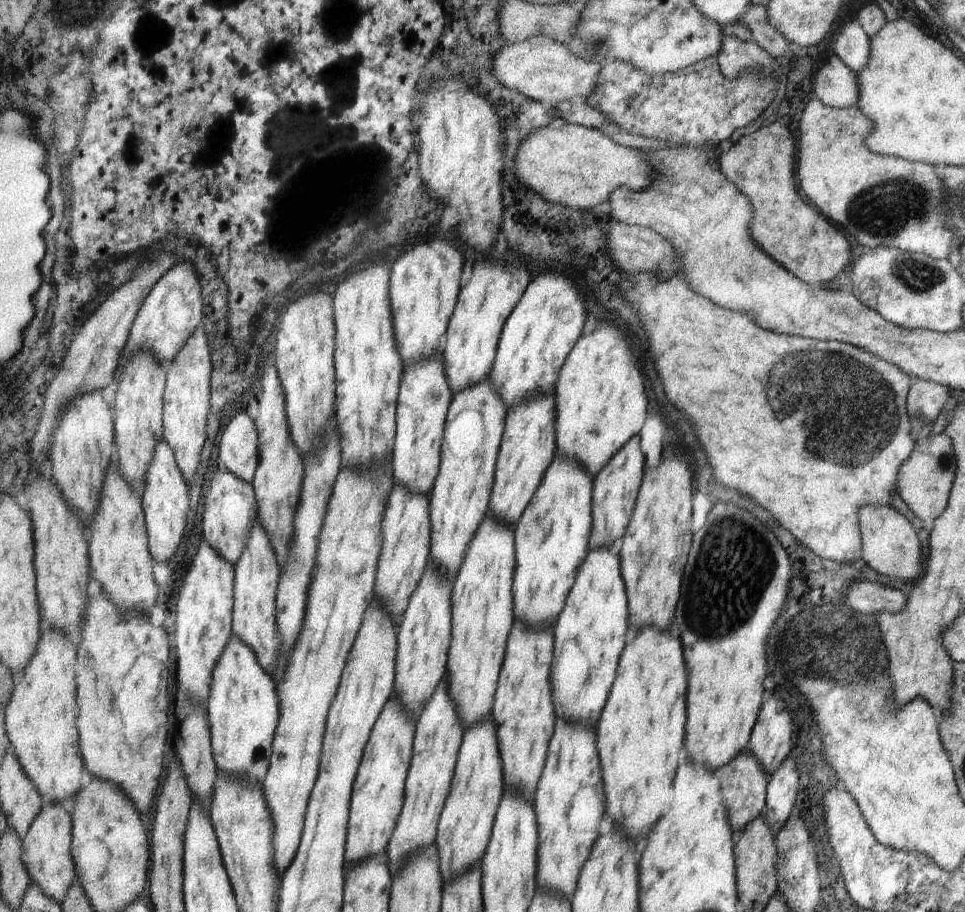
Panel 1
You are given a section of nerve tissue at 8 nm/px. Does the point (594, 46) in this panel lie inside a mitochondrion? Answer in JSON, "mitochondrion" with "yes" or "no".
{"mitochondrion":"yes"}

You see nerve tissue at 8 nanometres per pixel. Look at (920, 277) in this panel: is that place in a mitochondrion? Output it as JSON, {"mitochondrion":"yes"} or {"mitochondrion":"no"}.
{"mitochondrion":"yes"}

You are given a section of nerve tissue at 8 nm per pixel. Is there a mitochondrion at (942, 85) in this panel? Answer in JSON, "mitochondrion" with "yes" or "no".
{"mitochondrion":"no"}

